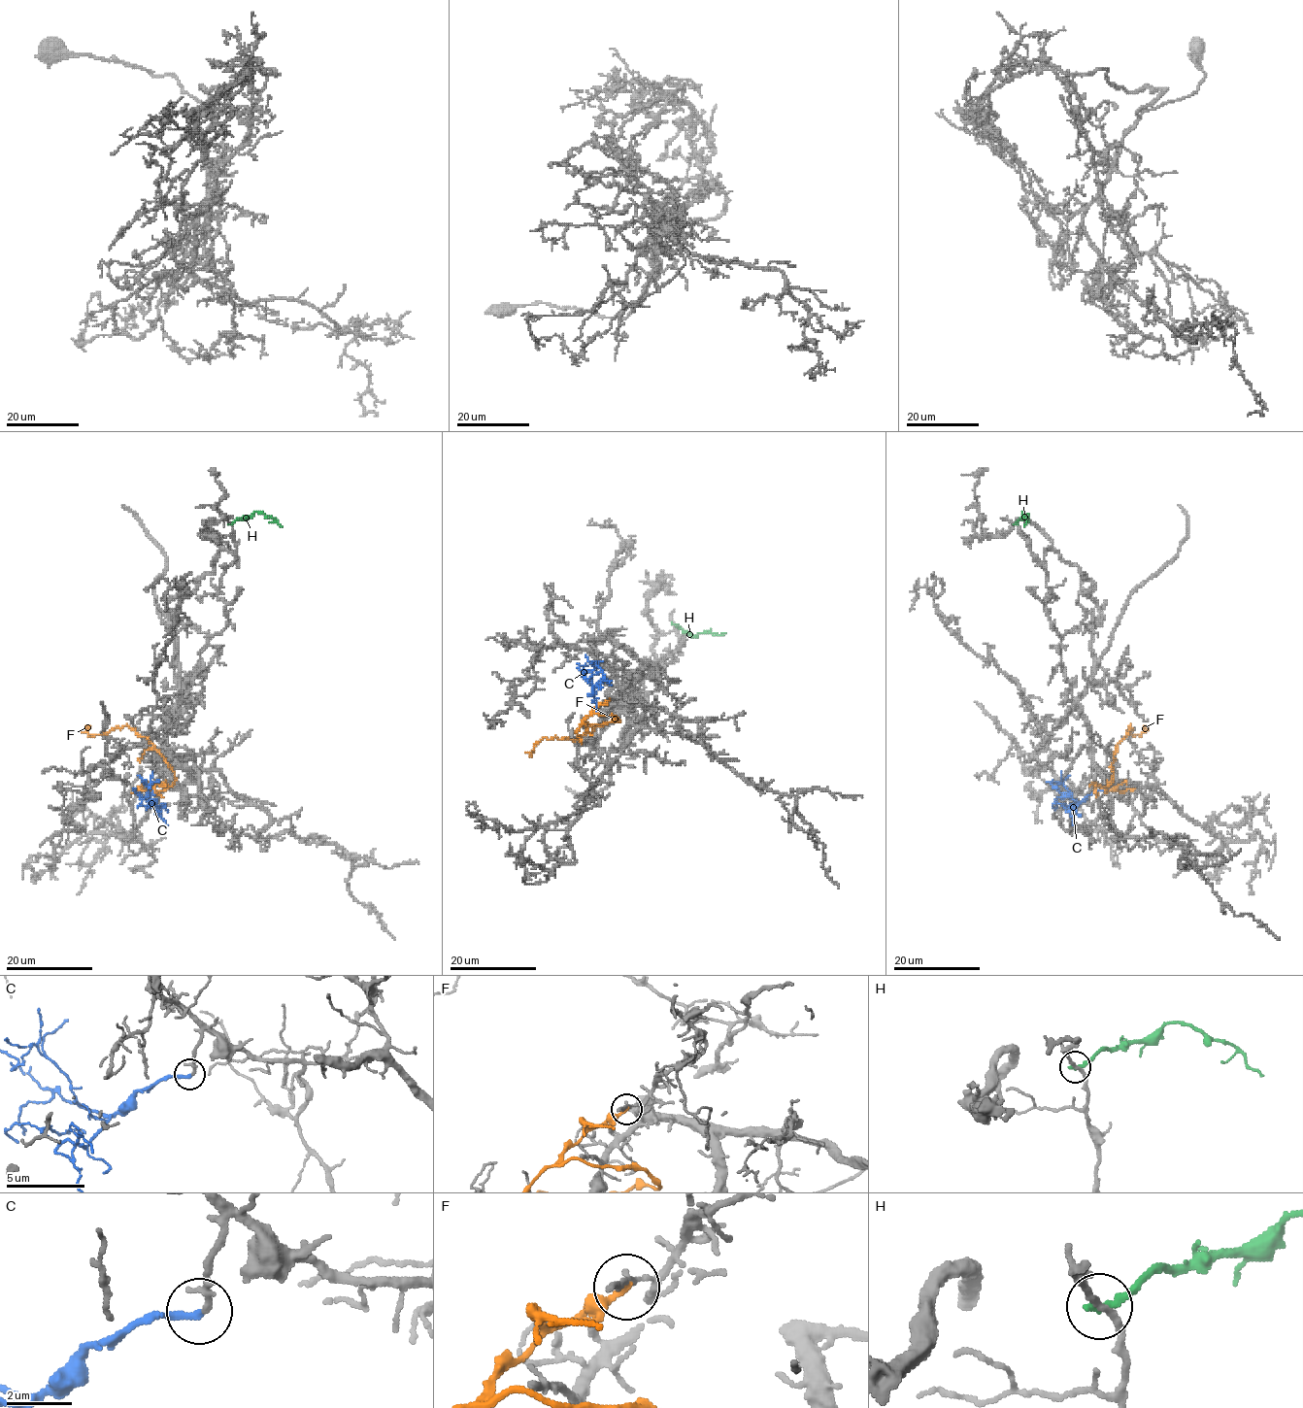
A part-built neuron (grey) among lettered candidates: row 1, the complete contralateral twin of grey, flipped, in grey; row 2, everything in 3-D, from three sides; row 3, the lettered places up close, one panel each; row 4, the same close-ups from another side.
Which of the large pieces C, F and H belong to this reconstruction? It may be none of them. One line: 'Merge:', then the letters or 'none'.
Merge: C

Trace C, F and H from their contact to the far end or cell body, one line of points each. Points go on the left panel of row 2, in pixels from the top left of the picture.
C: (152, 789), (148, 800), (149, 785), (151, 784), (149, 787), (141, 781)
F: (166, 785), (148, 789), (167, 788), (175, 772), (146, 737), (126, 724), (89, 735), (89, 726)
H: (229, 523), (261, 512), (282, 527)

